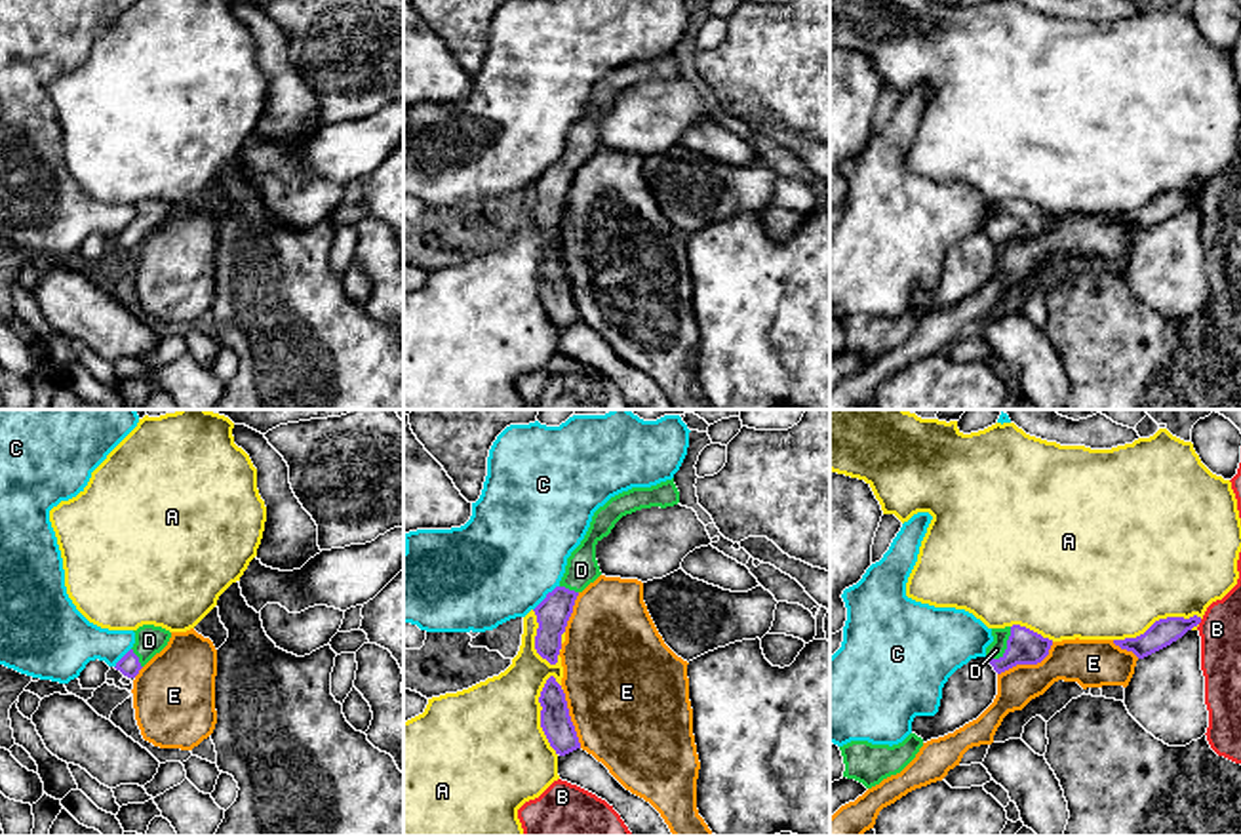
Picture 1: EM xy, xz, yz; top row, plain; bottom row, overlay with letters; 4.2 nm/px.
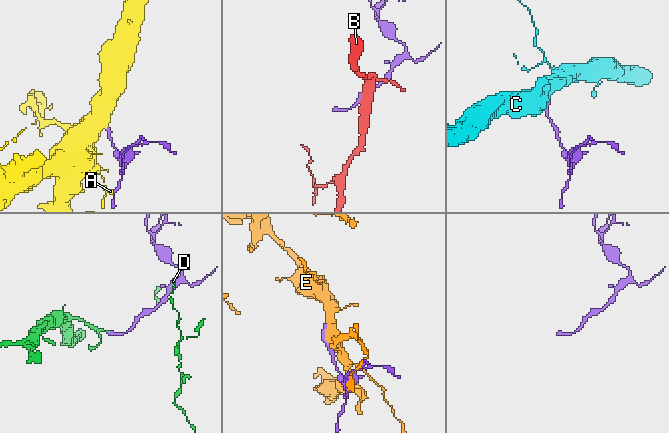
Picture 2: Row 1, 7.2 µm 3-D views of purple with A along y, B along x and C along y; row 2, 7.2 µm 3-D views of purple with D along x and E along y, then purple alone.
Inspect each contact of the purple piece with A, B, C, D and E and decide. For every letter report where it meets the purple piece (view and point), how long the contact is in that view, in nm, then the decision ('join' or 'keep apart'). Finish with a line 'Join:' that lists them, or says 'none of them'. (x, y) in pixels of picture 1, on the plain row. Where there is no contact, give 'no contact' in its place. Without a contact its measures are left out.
A: meets purple in xz at (541, 288); contact 340 nm long; keep apart
B: meets purple in yz at (1200, 195); contact 30 nm long; keep apart
C: meets purple in xz at (547, 170); contact 160 nm long; keep apart
D: meets purple in yz at (1007, 221); contact 170 nm long; join
E: meets purple in yz at (1028, 237); contact 280 nm long; keep apart
Join: D

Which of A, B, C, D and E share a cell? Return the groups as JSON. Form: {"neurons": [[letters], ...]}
{"neurons": [["A"], ["B"], ["C"], ["D"], ["E"]]}

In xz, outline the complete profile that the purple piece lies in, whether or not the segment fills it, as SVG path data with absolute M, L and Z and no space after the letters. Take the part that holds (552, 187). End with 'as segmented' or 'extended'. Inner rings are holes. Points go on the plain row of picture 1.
M672 51L651 61L632 61L622 65L594 86L584 112L567 131L560 158L533 183L539 196L535 223L542 232L550 238L558 236L561 208L573 187L575 173L601 149L596 133L596 118L611 107L622 90L641 82L666 82L678 76L680 65Z | extended

